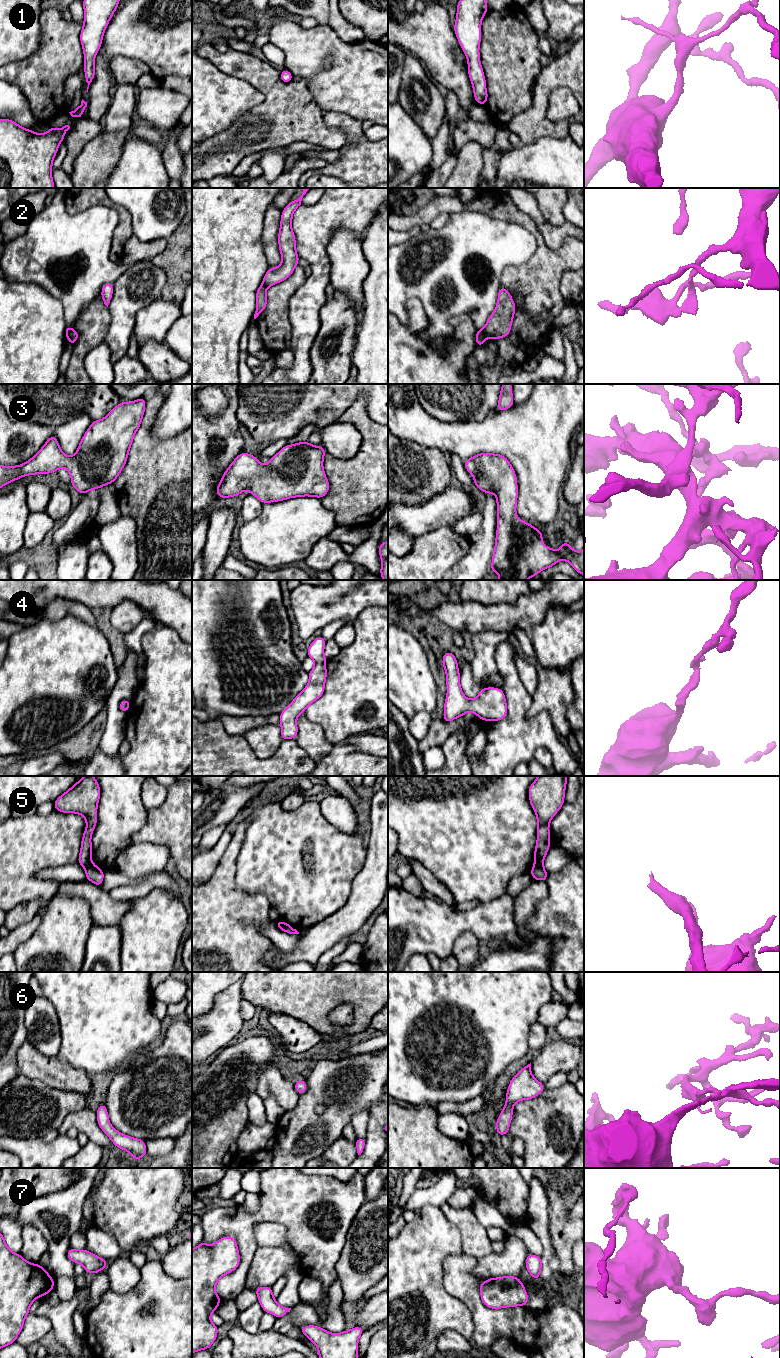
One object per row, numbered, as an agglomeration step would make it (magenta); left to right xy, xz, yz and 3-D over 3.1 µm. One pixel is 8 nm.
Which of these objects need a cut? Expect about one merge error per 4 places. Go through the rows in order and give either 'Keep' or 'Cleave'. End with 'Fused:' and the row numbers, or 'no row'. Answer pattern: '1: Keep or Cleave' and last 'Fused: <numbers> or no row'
1: Keep
2: Cleave
3: Keep
4: Keep
5: Cleave
6: Keep
7: Keep
Fused: 2, 5

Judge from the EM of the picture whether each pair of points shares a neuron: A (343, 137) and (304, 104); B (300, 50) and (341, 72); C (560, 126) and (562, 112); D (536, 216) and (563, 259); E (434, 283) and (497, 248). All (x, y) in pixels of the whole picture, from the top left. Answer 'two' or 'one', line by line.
A: one
B: one
C: two
D: two
E: one

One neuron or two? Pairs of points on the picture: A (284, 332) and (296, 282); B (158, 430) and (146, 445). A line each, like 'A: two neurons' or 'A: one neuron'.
A: one neuron
B: two neurons

